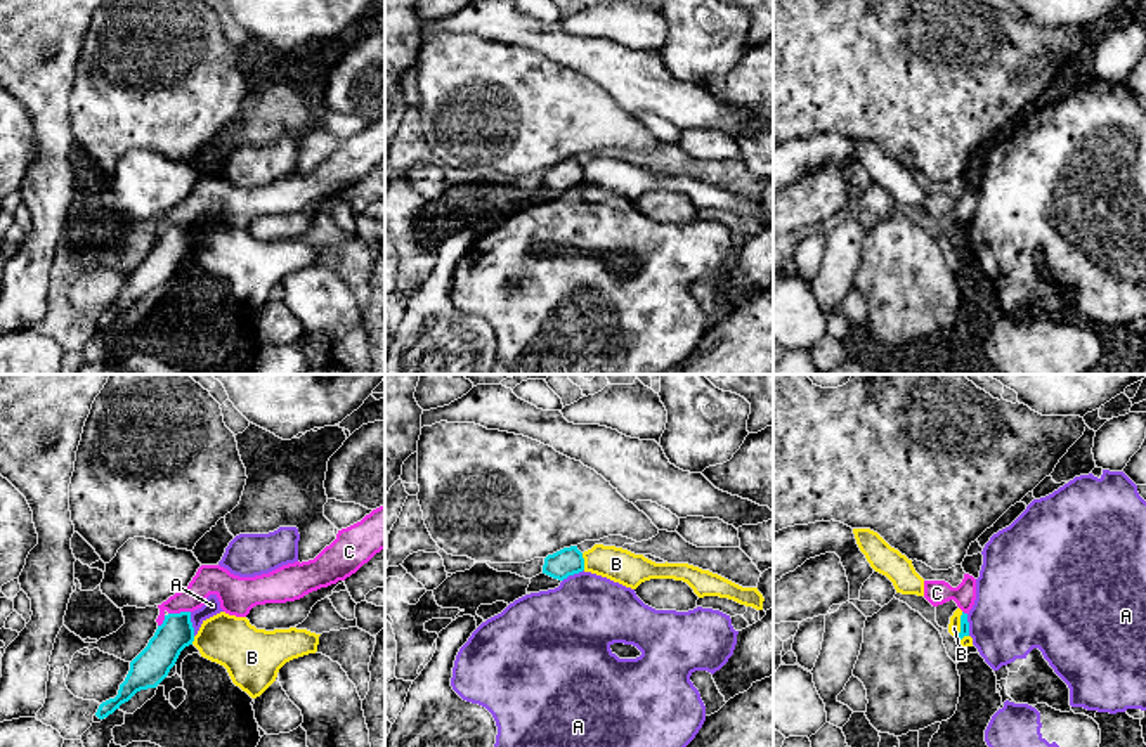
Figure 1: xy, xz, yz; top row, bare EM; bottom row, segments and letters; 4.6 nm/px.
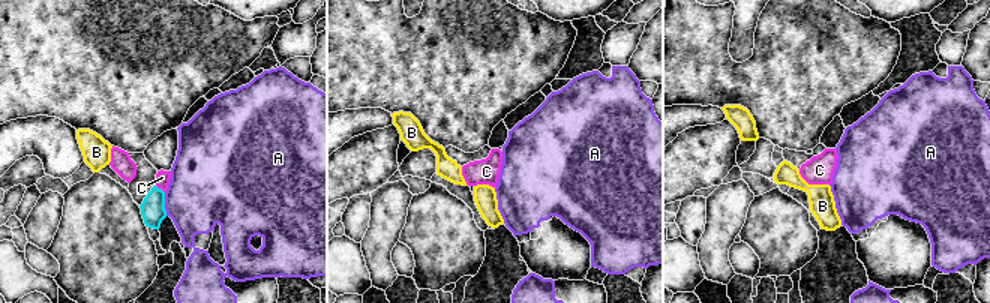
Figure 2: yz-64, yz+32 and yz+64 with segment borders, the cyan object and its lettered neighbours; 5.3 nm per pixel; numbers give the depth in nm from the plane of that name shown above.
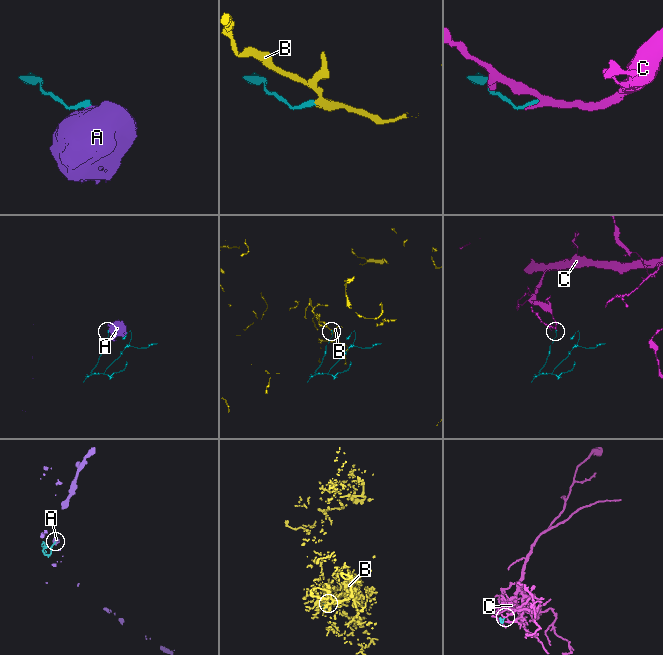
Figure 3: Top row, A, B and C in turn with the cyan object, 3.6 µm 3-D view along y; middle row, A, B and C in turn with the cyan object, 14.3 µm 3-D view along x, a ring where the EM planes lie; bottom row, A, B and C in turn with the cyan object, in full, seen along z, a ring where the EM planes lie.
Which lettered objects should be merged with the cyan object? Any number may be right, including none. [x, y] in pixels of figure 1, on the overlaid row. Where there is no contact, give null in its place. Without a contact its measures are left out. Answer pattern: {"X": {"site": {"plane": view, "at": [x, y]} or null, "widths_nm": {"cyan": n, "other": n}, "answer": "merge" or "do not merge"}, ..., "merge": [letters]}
{"A": {"site": {"plane": "xy", "at": [191, 624]}, "widths_nm": {"cyan": 160, "other": 80}, "answer": "do not merge"}, "B": {"site": {"plane": "yz", "at": [961, 624]}, "widths_nm": {"cyan": 50, "other": 60}, "answer": "do not merge"}, "C": {"site": {"plane": "xy", "at": [181, 612]}, "widths_nm": {"cyan": 160, "other": 140}, "answer": "do not merge"}, "merge": []}

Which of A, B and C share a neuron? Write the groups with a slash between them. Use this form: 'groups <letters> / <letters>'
groups A / B / C

